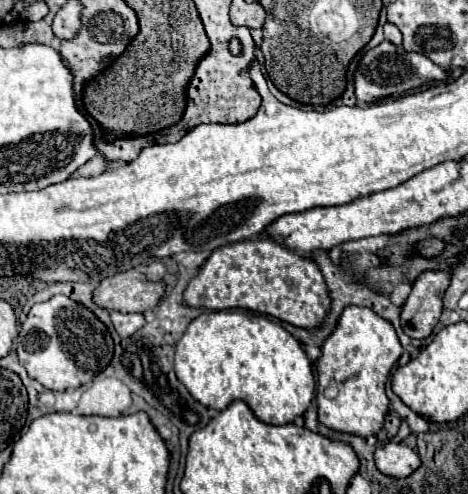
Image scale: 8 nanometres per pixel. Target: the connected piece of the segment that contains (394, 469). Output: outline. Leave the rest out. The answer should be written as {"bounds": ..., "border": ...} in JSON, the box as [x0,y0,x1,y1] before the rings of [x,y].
{"bounds":[374,442,422,478],"border":[[[404,442],[382,444],[374,452],[374,460],[376,460],[376,468],[382,474],[394,476],[394,478],[406,478],[418,468],[418,464],[422,464],[418,452]]]}

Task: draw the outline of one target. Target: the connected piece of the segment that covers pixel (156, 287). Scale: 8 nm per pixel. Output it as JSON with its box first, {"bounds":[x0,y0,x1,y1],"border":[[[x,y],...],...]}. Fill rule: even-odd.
{"bounds":[94,270,166,312],"border":[[[126,270],[100,282],[94,290],[94,302],[108,310],[146,312],[160,304],[166,284],[150,282],[138,270]]]}

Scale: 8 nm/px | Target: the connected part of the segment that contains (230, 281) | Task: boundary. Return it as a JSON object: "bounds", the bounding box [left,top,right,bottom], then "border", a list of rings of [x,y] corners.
{"bounds":[184,238,330,328],"border":[[[268,238],[240,240],[238,244],[214,250],[200,268],[198,276],[190,280],[184,292],[184,302],[188,306],[202,306],[210,310],[246,308],[300,328],[320,326],[330,308],[328,288],[318,266],[312,260],[306,264],[304,256],[290,252]]]}

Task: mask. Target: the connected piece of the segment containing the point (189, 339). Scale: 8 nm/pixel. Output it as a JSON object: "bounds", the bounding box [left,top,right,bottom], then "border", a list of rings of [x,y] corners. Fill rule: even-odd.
{"bounds":[174,312,316,424],"border":[[[206,312],[194,318],[176,344],[174,372],[188,392],[208,408],[224,410],[232,400],[244,400],[258,420],[266,424],[288,424],[304,414],[316,390],[312,362],[302,344],[280,324],[252,312]]]}

